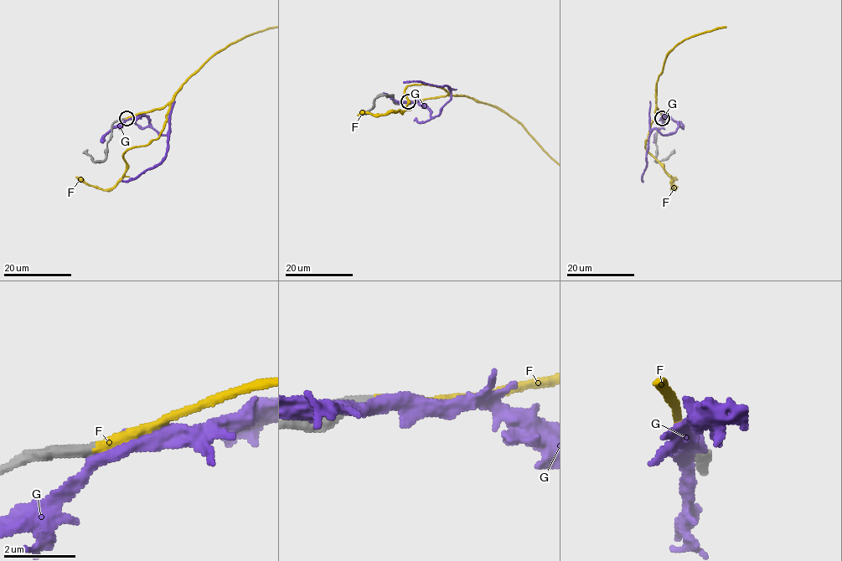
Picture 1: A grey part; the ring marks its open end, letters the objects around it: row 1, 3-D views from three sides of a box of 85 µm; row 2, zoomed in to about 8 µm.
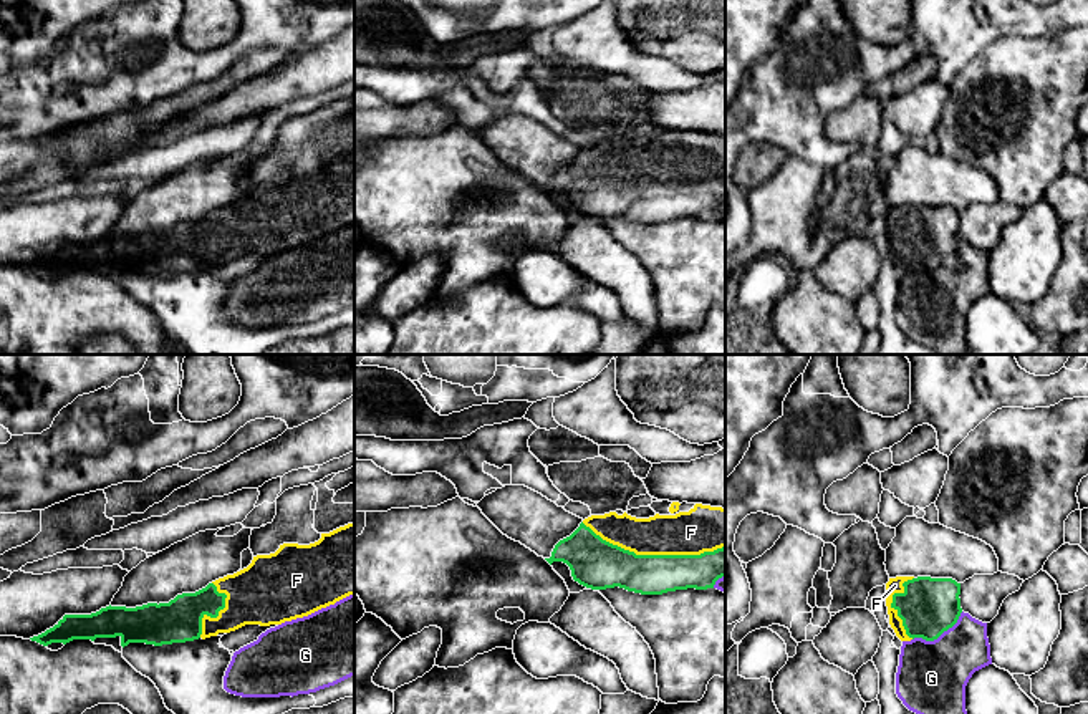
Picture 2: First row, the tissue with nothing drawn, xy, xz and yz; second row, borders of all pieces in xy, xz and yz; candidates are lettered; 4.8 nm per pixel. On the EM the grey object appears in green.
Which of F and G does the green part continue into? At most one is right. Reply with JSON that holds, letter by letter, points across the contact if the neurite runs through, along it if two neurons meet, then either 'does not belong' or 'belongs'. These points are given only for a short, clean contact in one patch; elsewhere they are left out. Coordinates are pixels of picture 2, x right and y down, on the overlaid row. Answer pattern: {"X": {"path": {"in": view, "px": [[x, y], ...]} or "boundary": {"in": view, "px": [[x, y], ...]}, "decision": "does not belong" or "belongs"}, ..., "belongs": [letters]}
{"F": {"decision": "belongs"}, "G": {"decision": "does not belong"}, "belongs": ["F"]}

